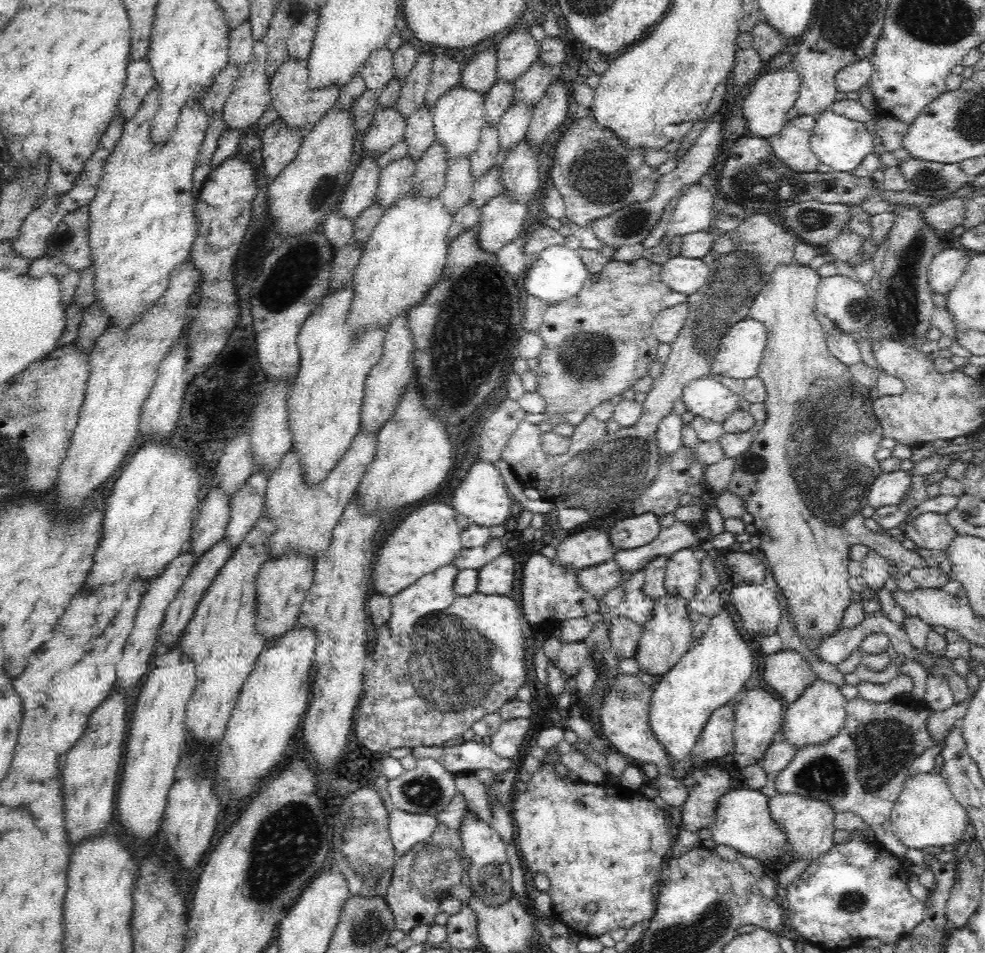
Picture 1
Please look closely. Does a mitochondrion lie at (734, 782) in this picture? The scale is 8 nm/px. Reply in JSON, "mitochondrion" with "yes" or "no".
{"mitochondrion":"no"}

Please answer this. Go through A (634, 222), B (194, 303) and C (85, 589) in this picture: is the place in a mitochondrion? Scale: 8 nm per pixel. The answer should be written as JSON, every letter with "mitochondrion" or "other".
{"A":"mitochondrion","B":"other","C":"other"}

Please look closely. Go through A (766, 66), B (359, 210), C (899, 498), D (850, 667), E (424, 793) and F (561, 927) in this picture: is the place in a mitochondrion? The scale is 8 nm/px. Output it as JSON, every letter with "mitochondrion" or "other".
{"A":"other","B":"other","C":"other","D":"other","E":"mitochondrion","F":"other"}

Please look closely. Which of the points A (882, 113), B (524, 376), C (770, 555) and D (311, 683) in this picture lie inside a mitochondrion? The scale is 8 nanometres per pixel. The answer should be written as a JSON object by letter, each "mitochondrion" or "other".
{"A":"other","B":"other","C":"other","D":"other"}

